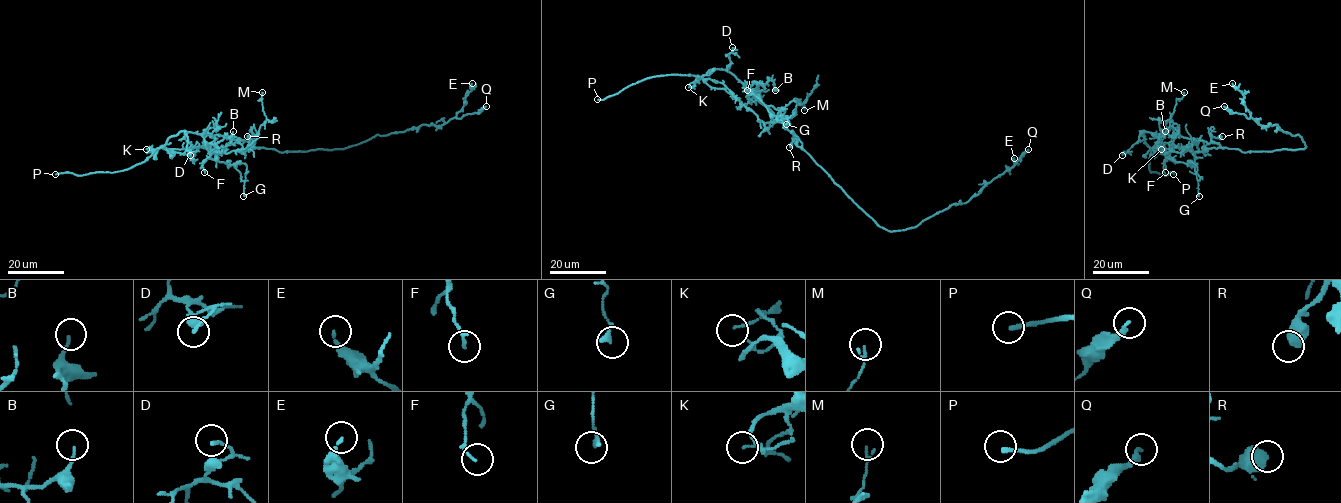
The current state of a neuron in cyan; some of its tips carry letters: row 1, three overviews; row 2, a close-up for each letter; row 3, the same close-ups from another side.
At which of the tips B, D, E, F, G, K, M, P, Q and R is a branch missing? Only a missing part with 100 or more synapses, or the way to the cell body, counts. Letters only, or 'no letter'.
P

